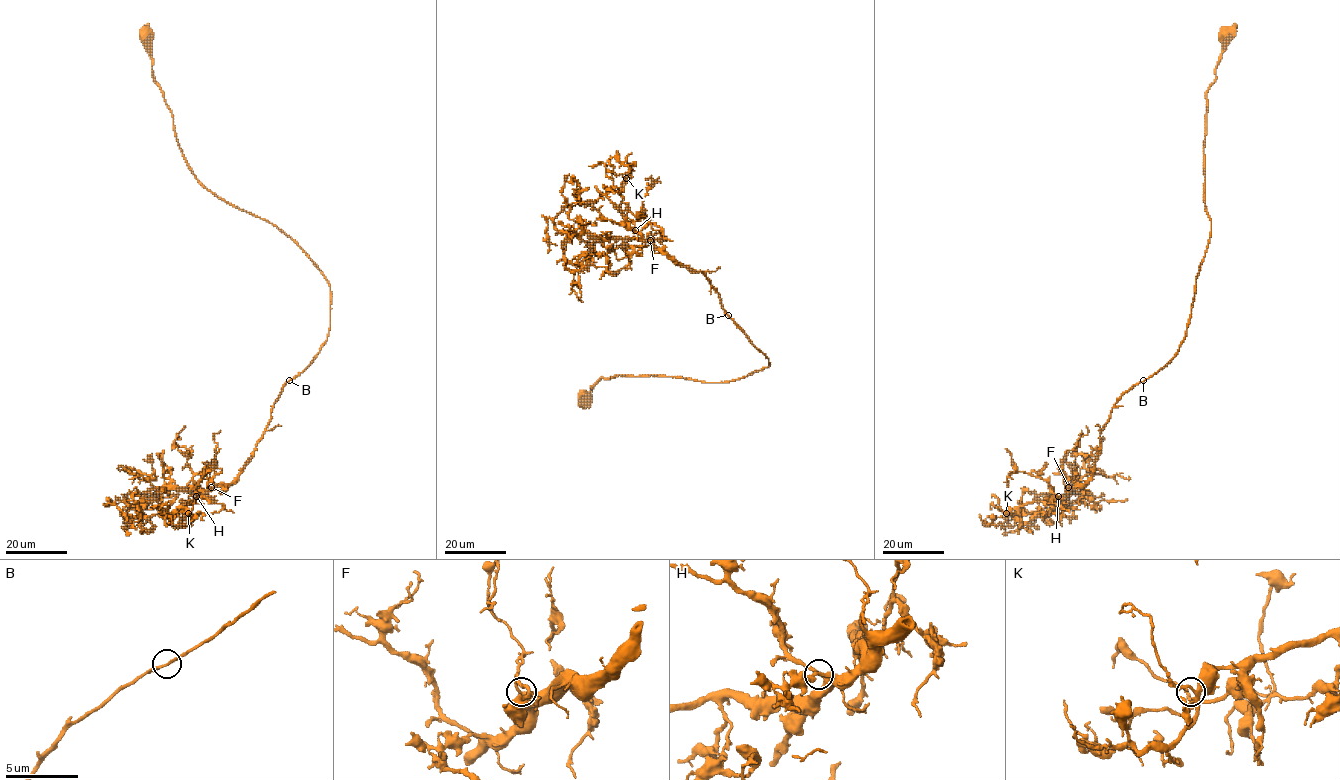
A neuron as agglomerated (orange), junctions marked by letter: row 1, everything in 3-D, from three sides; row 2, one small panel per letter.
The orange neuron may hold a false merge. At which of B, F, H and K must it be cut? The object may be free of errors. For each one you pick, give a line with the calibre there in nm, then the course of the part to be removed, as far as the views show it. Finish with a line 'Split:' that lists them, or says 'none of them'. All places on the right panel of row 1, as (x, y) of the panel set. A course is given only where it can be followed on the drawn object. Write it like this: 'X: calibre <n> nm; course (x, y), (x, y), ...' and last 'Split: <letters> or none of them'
Split: none of them

